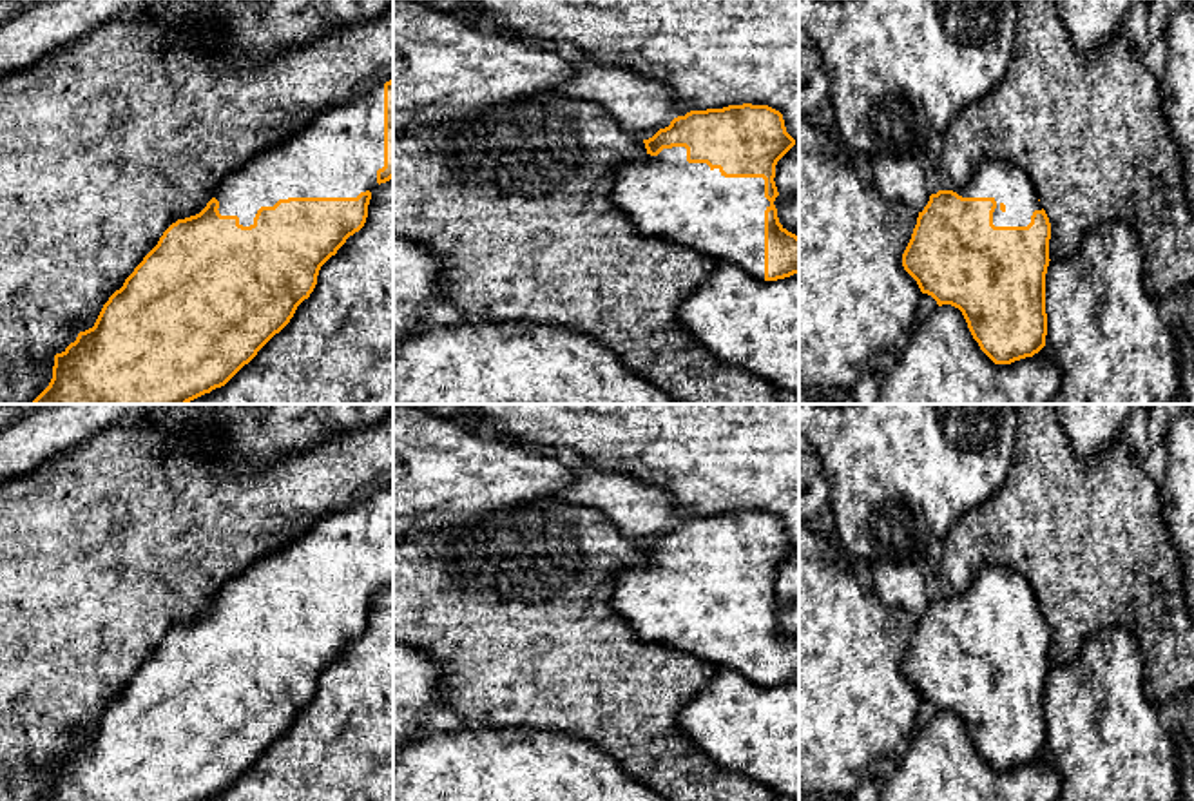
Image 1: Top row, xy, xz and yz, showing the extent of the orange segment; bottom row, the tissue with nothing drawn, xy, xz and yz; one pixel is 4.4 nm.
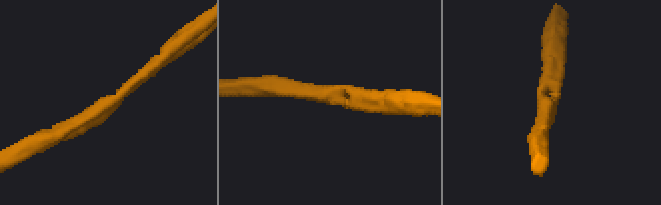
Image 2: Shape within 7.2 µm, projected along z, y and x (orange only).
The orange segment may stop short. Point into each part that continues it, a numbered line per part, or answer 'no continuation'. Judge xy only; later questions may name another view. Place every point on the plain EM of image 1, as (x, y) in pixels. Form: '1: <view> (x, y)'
1: xy (337, 560)

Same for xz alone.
1: xz (667, 602)

